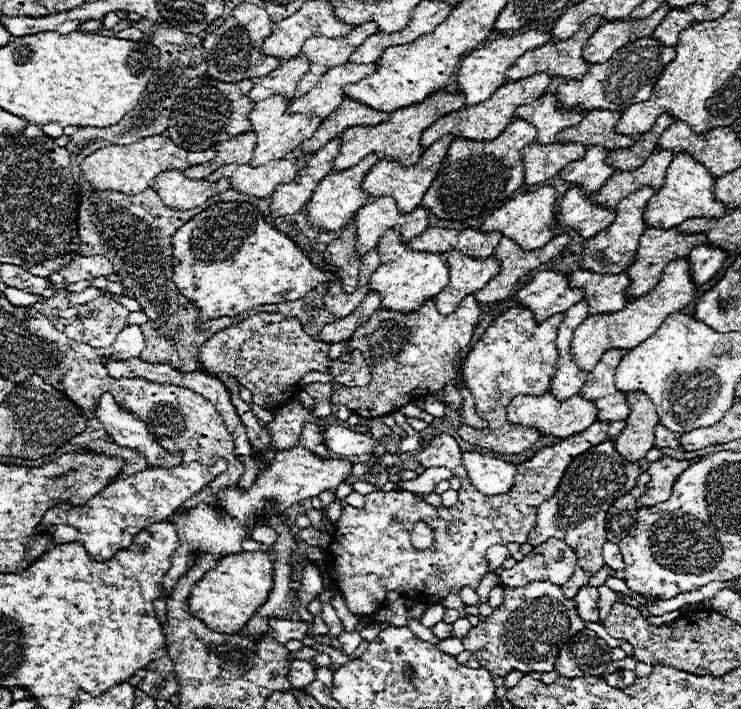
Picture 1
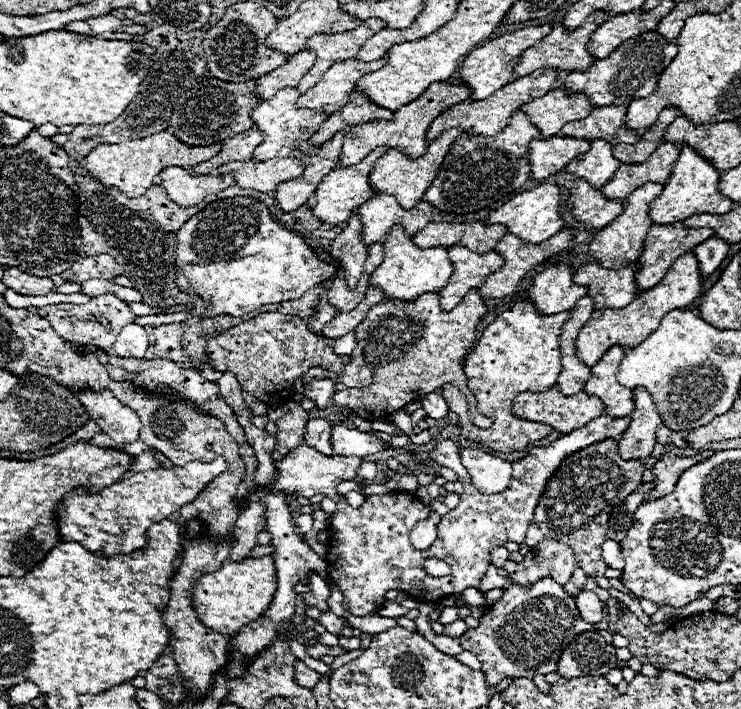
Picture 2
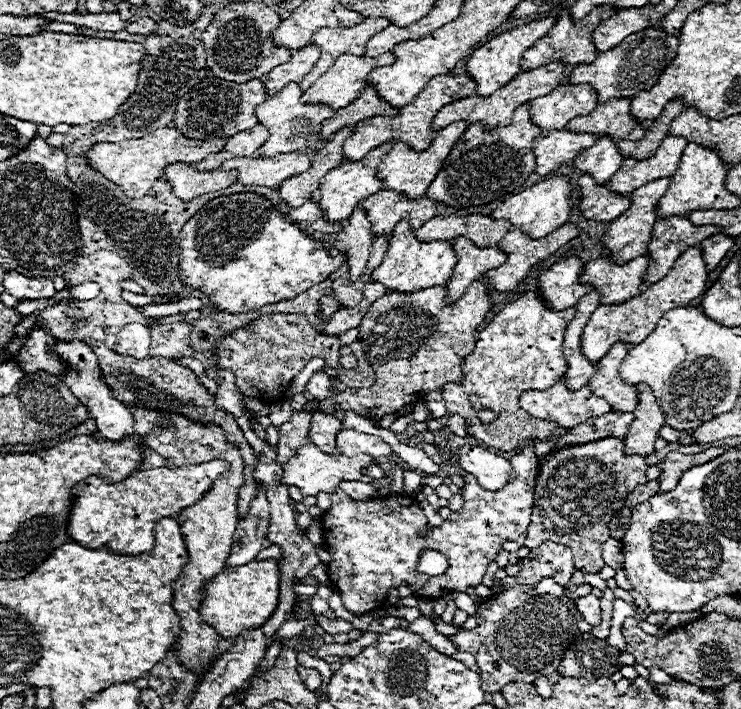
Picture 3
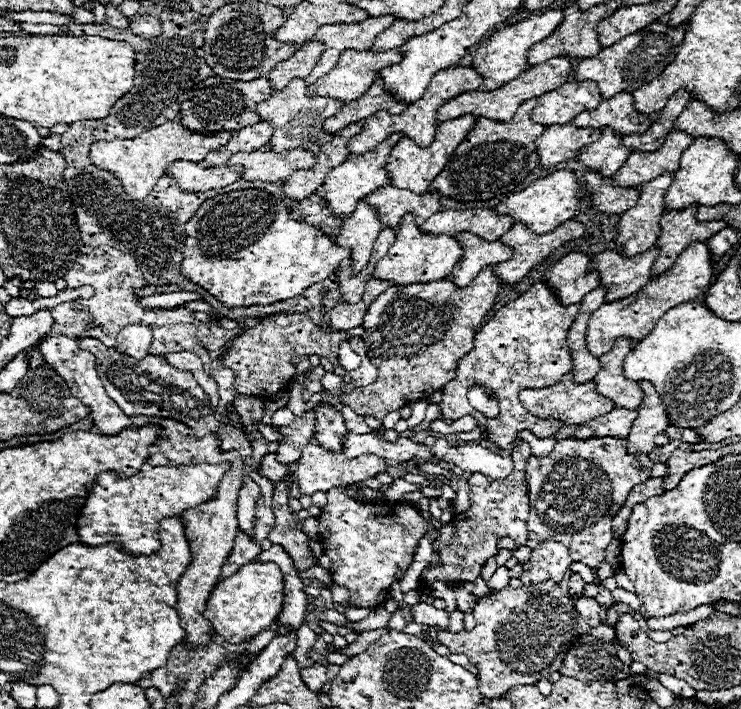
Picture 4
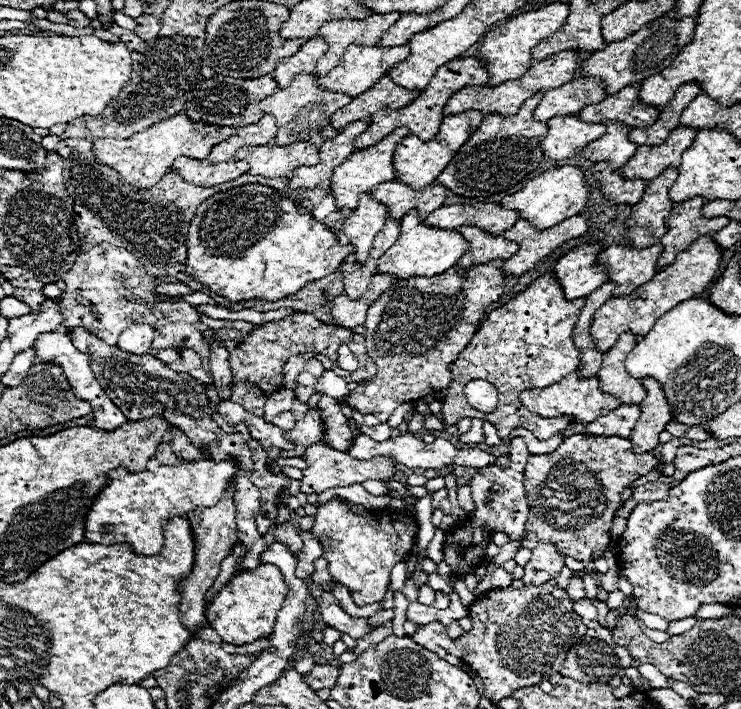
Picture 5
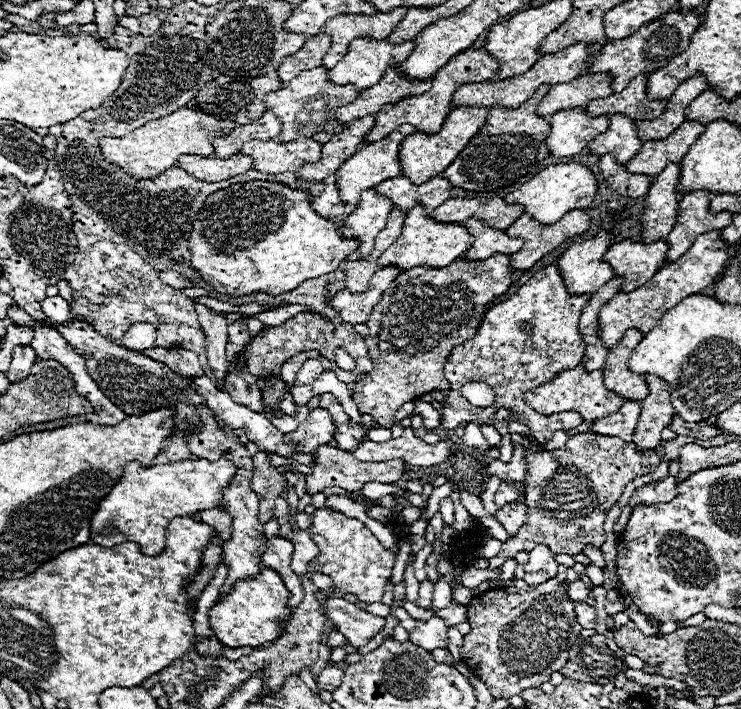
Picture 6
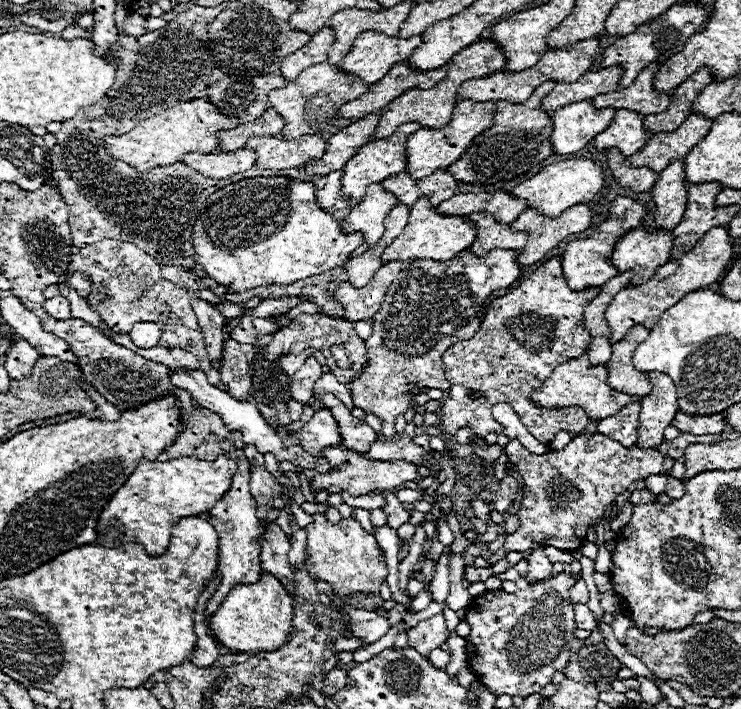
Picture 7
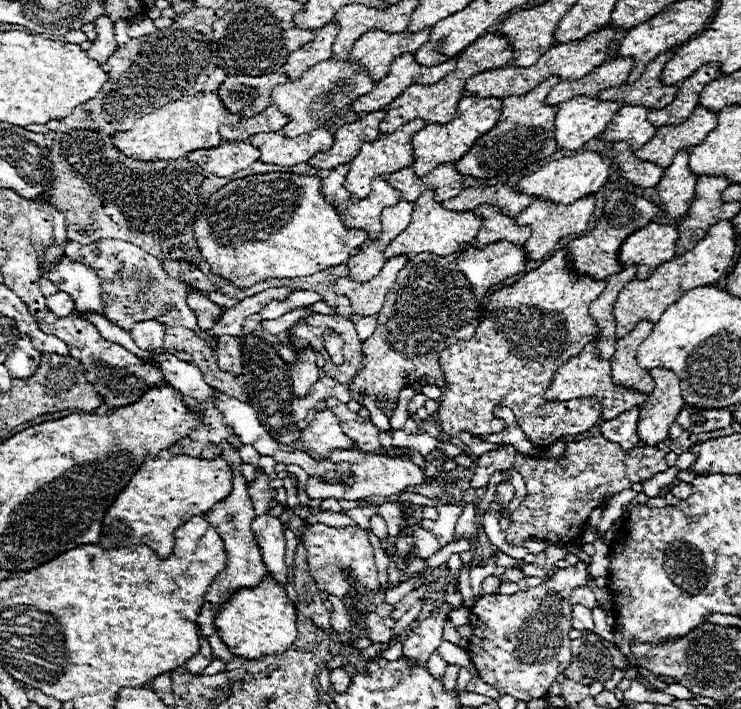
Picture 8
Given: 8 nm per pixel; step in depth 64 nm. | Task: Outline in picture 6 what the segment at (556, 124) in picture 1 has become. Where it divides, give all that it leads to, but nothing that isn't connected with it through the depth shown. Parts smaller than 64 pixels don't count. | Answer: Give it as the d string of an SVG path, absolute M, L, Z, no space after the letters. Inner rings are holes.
M584 74L576 78L576 82L568 82L568 86L550 86L536 114L546 118L560 110L586 106L590 100L610 94L614 94L614 90L608 86L608 74Z

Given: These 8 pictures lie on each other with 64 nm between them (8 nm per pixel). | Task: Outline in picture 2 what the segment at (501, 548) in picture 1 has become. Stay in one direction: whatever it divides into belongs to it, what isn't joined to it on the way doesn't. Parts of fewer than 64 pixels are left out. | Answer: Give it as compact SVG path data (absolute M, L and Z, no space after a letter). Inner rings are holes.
M503 546L496 547L491 551L491 563L496 567L503 567L510 559L510 552Z

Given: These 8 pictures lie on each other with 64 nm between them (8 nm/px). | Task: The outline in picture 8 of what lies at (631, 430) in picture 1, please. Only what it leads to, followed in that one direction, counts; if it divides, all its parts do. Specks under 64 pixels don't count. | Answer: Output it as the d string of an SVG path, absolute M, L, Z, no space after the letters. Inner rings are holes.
M654 368L652 378L656 382L654 390L648 394L646 402L640 406L638 438L644 446L656 446L666 440L670 424L676 420L676 414L684 408L680 382L670 370Z

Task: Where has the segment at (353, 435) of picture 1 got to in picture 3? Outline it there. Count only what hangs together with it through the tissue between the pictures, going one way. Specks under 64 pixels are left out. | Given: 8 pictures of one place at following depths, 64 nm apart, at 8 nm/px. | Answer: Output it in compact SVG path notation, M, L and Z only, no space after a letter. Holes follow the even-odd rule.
M340 430L340 434L336 436L336 454L348 456L348 458L352 458L356 454L390 456L392 450L378 436L362 434L362 432L356 432L356 430Z

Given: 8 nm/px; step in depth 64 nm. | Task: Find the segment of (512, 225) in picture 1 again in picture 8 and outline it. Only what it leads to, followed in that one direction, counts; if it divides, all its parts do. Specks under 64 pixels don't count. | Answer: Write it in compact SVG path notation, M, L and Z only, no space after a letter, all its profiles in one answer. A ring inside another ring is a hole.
M582 152L572 158L562 158L556 162L548 162L538 172L522 178L516 188L522 194L530 194L540 200L550 200L556 204L572 204L578 198L584 198L588 194L596 194L604 182L610 176L610 160L606 156L600 156L596 152Z

